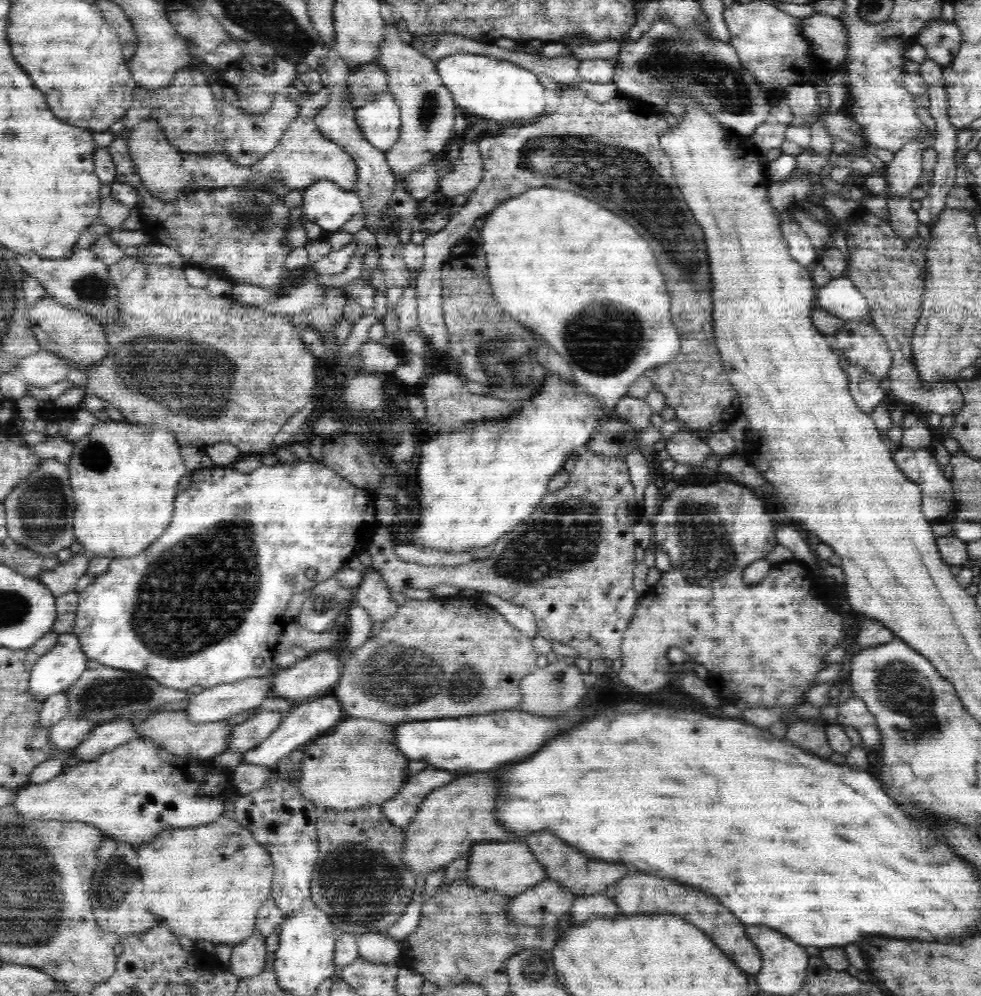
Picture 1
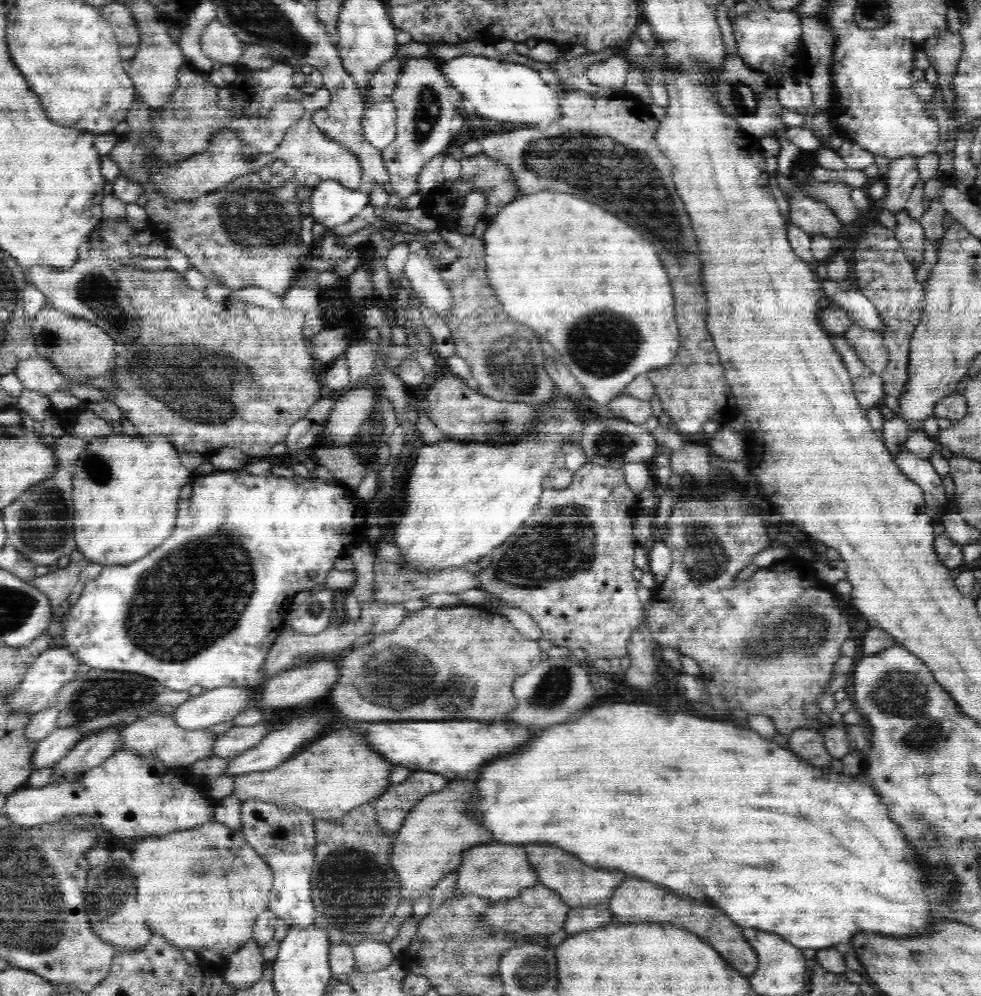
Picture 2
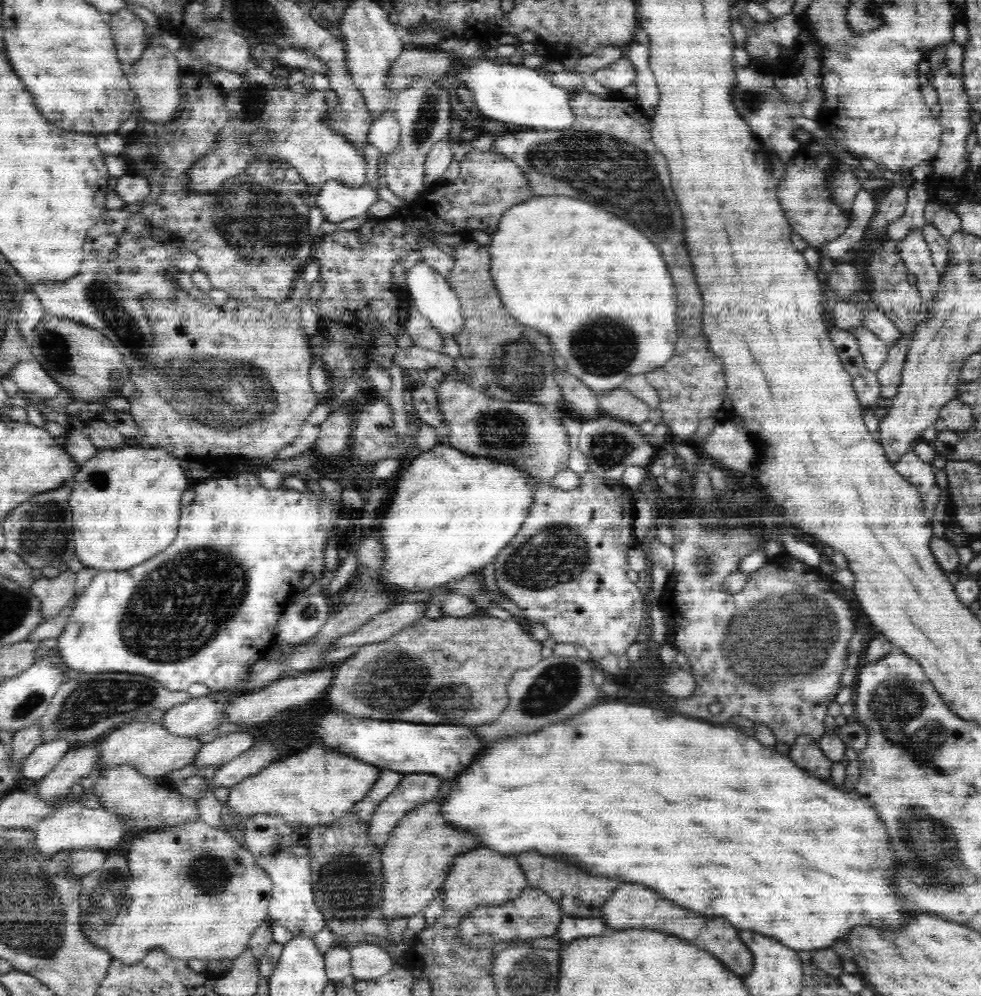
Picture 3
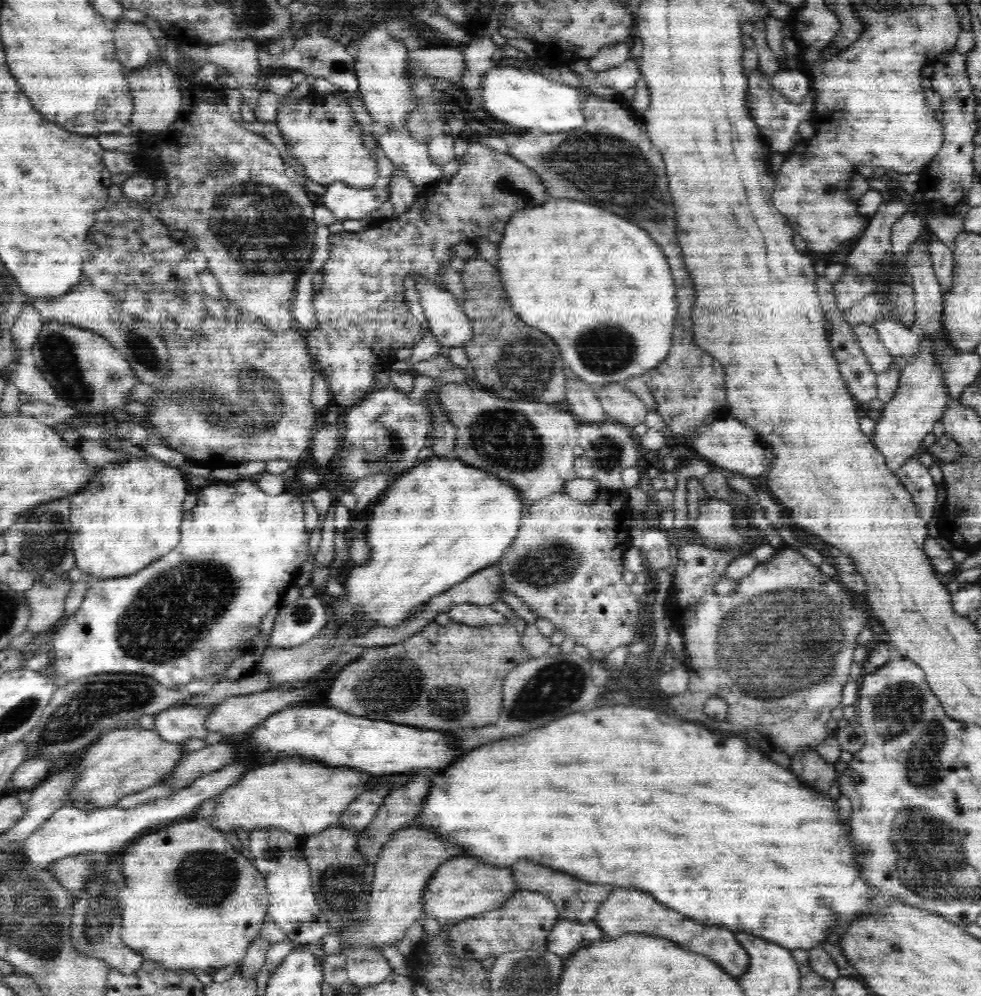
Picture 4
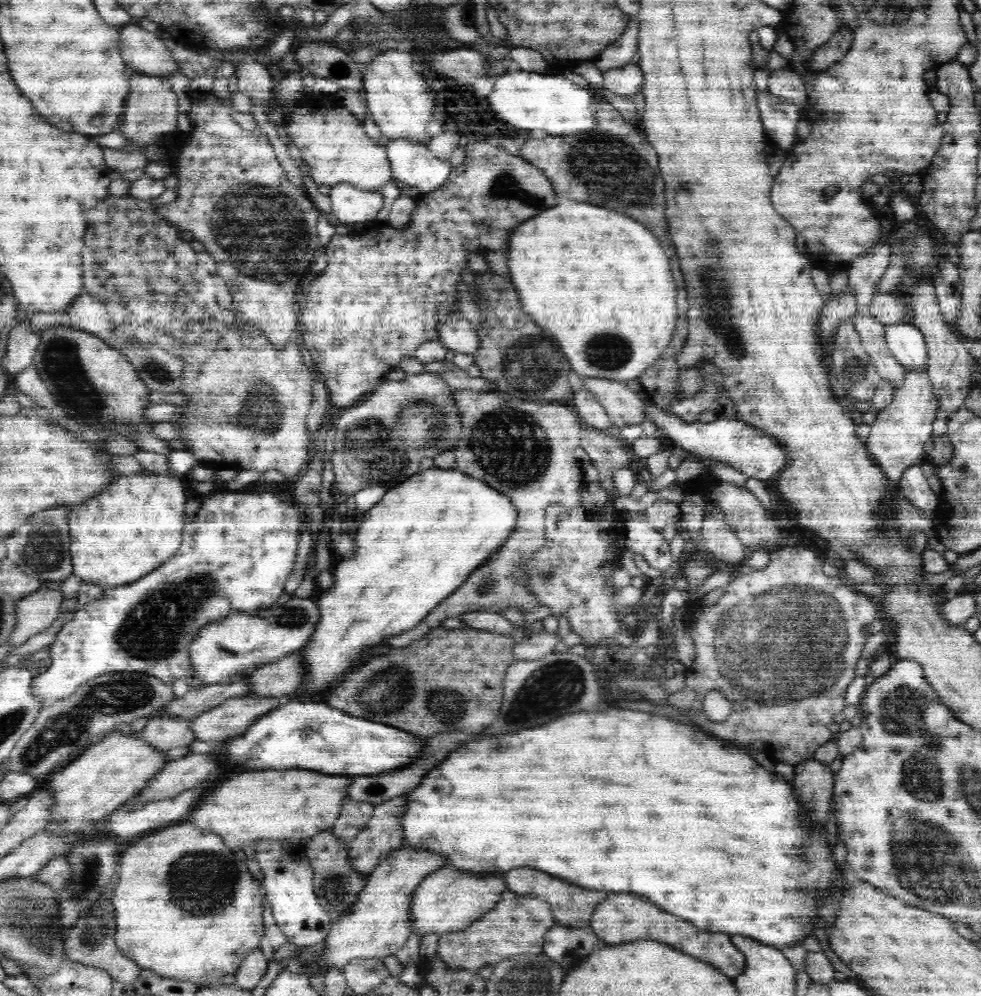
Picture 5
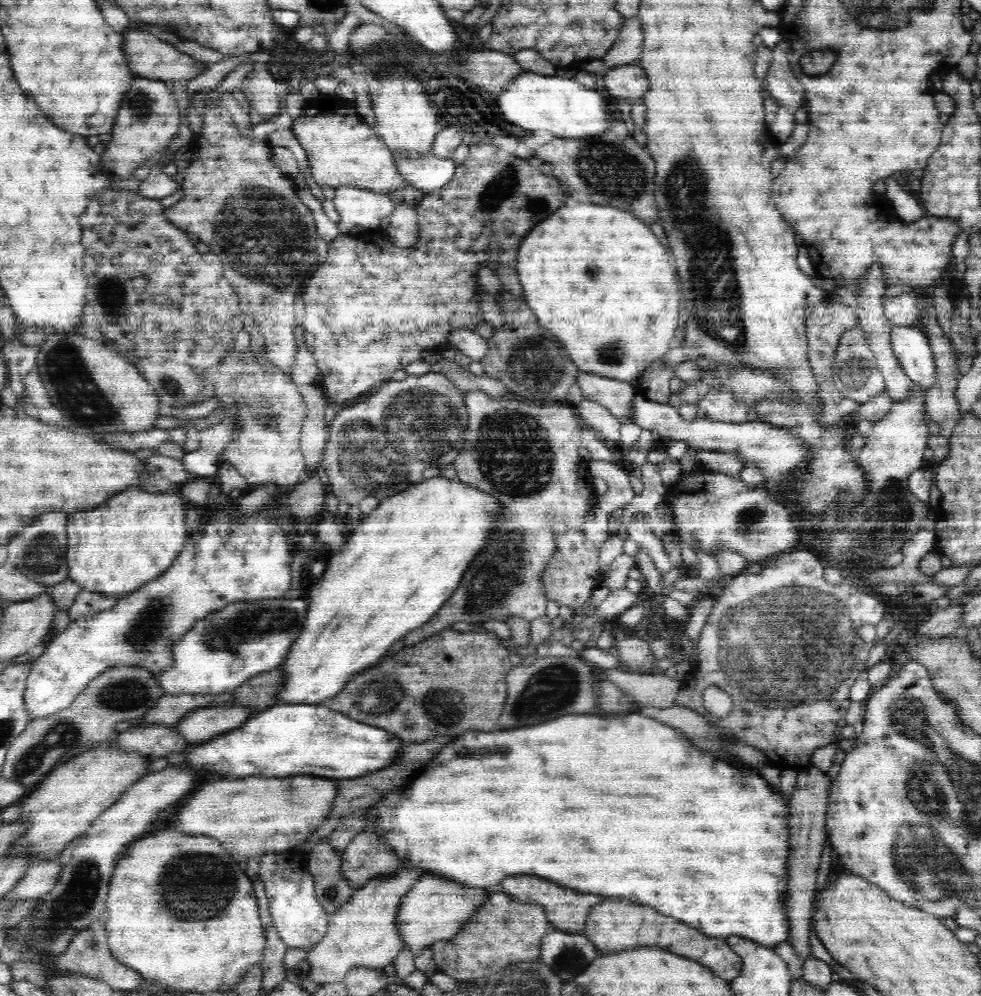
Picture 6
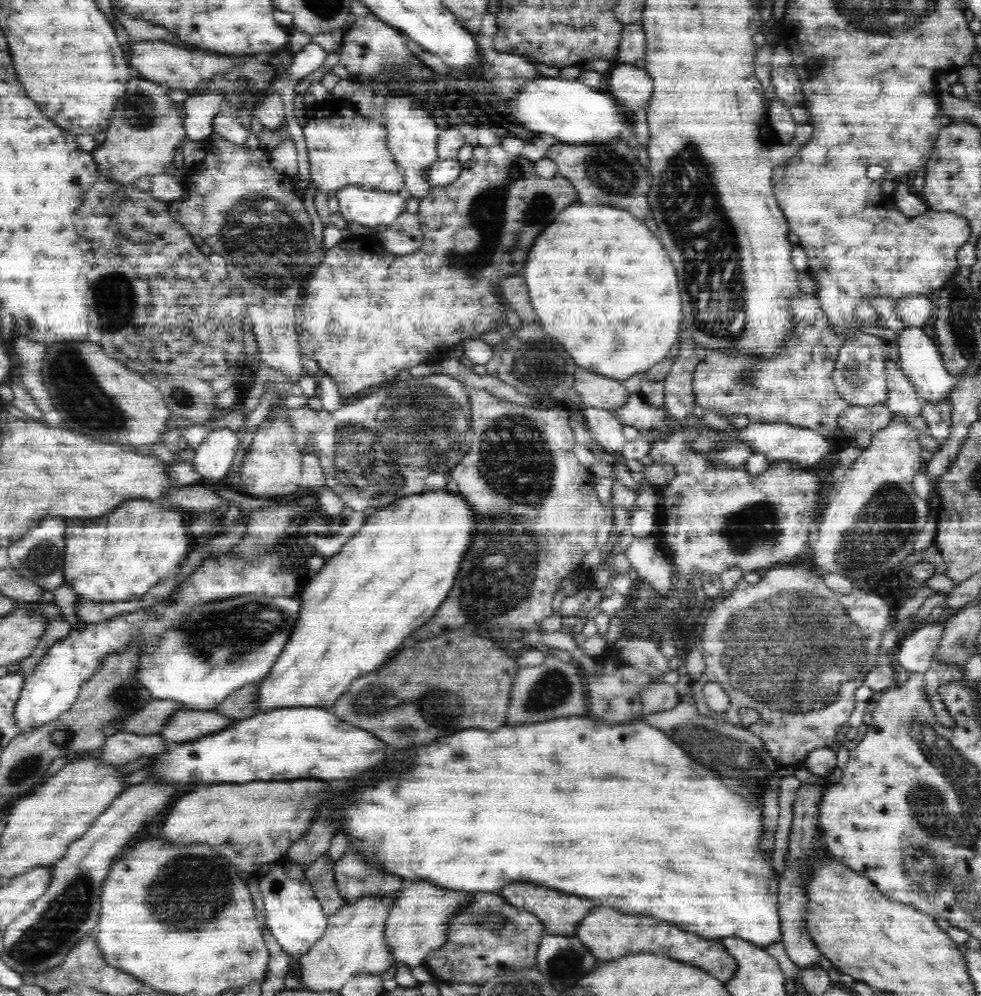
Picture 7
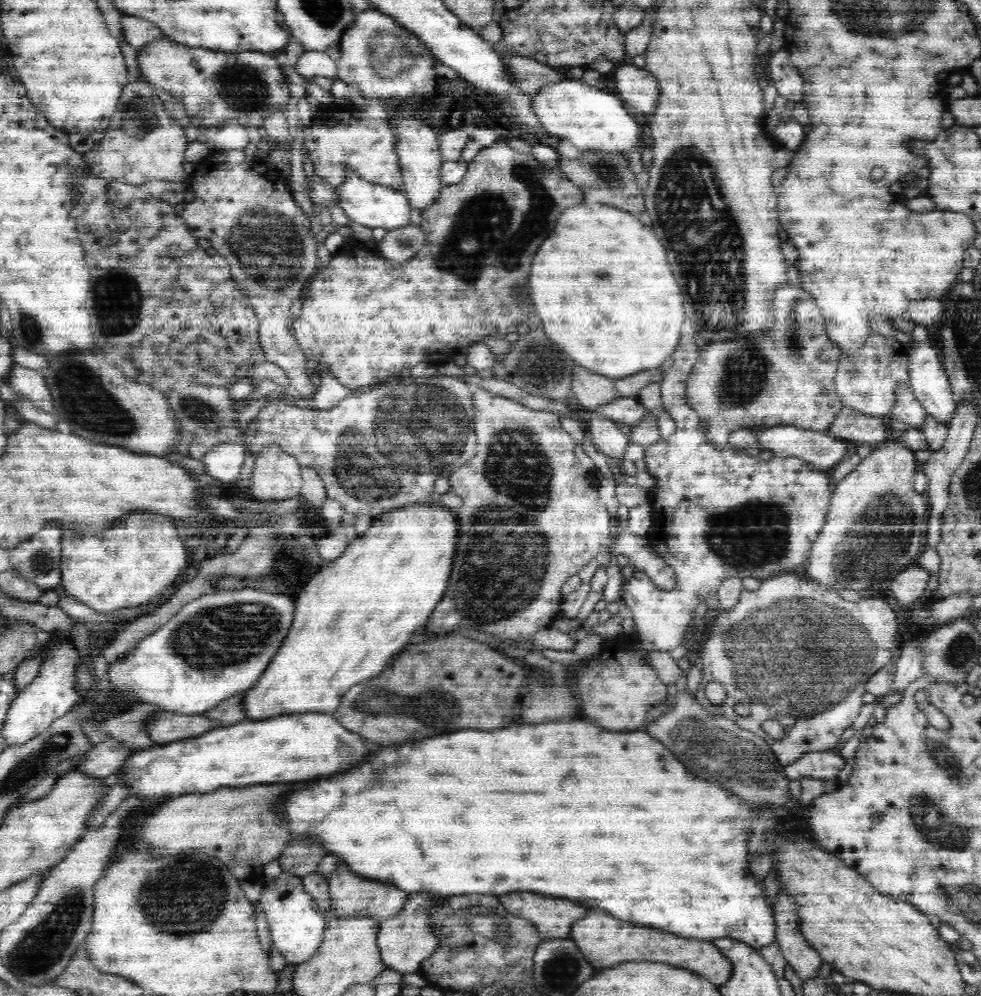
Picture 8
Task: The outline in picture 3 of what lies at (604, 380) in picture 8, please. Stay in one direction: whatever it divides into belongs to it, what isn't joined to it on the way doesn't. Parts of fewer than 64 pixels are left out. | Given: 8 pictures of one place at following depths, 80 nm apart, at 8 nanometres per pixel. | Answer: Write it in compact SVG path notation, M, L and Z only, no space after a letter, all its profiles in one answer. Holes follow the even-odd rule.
M615 388L614 391L598 394L597 397L604 415L634 425L642 424L648 420L651 408L628 391Z

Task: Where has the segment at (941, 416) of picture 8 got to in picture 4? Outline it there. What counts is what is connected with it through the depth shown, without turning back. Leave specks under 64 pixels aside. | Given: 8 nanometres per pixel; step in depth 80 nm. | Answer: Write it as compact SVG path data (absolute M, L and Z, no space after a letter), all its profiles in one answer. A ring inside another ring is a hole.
M892 318L876 320L872 325L876 327L880 340L892 356L898 356L906 361L917 352L922 333L916 327L901 326L896 319Z

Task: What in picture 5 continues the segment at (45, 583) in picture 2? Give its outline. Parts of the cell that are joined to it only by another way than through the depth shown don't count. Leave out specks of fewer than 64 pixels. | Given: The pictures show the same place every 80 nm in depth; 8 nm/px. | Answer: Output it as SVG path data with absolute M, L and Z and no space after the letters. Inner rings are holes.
M44 584L36 592L19 599L15 604L18 624L15 626L16 630L6 640L6 647L9 645L19 647L32 636L46 630L58 618L63 600L60 588L48 589Z

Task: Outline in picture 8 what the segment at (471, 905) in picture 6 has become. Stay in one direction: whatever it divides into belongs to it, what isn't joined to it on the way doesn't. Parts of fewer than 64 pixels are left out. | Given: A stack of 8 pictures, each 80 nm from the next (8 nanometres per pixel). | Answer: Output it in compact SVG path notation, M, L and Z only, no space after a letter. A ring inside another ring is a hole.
M426 891L410 892L405 896L404 905L388 920L379 924L378 945L386 970L401 972L419 971L420 965L438 948L440 940L434 932L434 917L432 912L442 904L440 896L428 894Z

